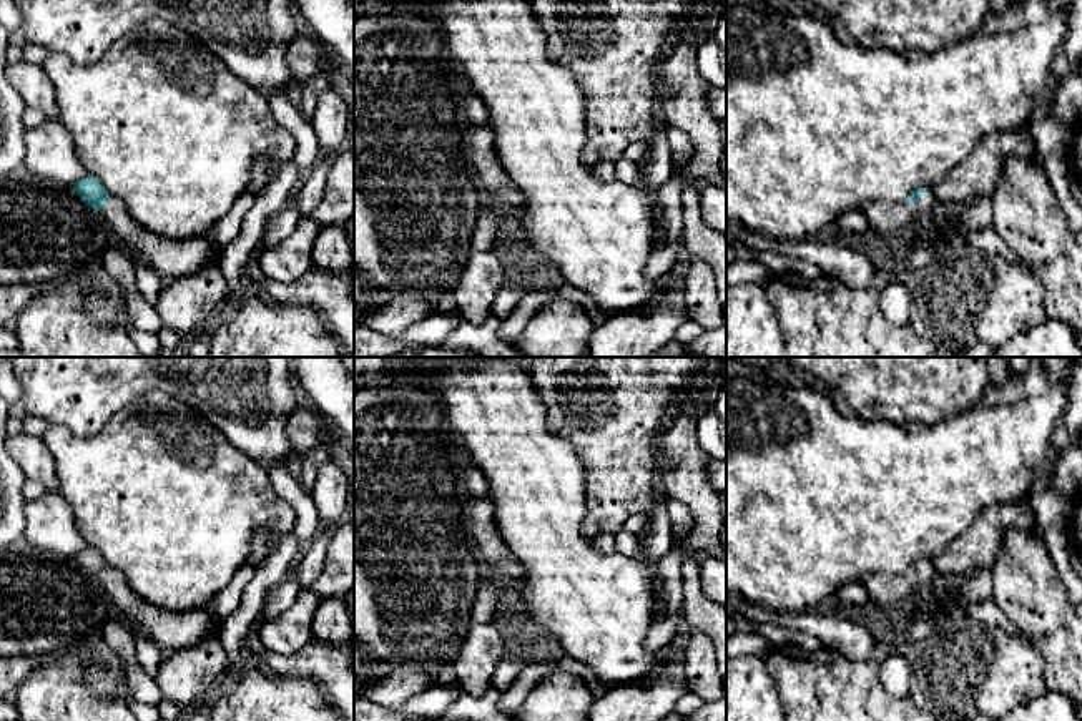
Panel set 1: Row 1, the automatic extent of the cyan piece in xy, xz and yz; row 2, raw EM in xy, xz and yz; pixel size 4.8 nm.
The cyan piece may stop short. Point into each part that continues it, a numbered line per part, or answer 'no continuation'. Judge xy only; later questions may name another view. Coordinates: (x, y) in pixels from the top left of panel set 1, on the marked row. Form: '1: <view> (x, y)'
1: xy (170, 258)

